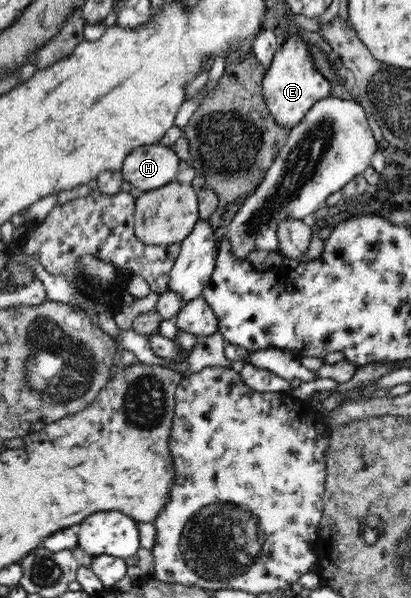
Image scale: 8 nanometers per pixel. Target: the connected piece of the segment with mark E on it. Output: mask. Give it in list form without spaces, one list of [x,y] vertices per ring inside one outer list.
[[[297,35],[289,37],[282,43],[262,79],[266,109],[270,117],[273,117],[282,129],[288,131],[301,124],[303,117],[306,117],[307,113],[313,109],[313,105],[329,97],[331,88],[327,79],[313,66],[307,44]]]

